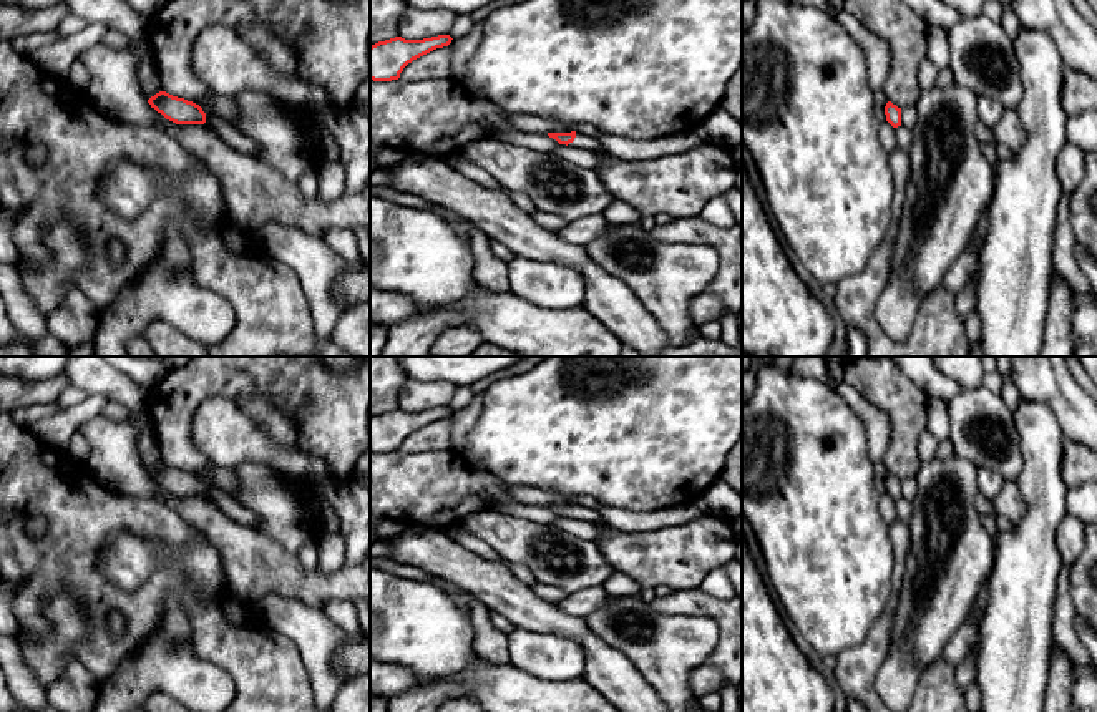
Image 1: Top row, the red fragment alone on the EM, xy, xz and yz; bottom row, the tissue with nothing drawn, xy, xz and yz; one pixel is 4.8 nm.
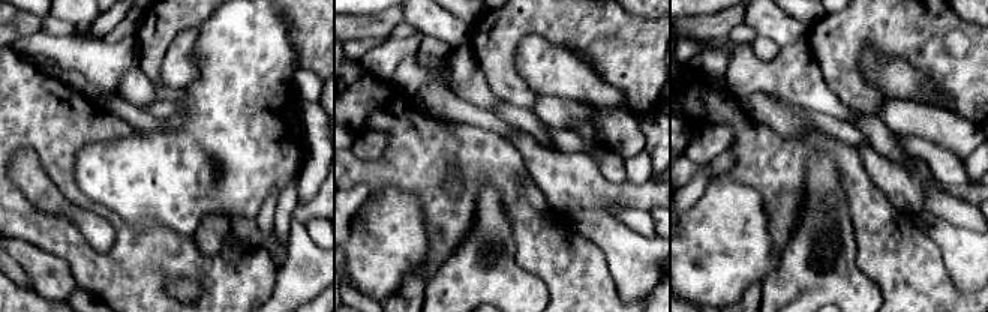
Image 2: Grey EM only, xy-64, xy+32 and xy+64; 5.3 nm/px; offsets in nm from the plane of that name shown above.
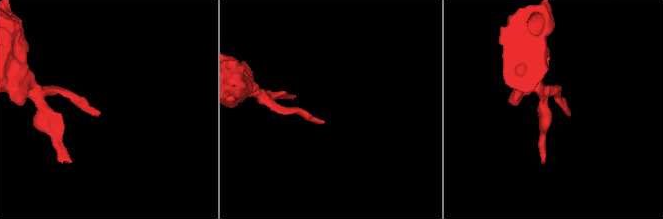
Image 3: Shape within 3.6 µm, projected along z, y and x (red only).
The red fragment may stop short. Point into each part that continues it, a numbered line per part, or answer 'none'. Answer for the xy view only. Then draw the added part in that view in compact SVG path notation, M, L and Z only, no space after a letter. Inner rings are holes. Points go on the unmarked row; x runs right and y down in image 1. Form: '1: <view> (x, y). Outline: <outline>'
none

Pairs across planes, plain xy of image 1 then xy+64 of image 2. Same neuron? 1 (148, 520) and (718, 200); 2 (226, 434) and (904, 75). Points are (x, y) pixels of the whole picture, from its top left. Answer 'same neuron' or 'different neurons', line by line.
1: different neurons
2: same neuron

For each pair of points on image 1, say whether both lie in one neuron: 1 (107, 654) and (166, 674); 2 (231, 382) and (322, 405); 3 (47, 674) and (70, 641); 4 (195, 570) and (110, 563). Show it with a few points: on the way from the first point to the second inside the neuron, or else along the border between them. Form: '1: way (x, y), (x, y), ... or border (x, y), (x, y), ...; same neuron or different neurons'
1: border (153, 634), (98, 684); different neurons
2: way (254, 380), (299, 382); same neuron
3: way (47, 666), (62, 649); same neuron
4: way (173, 558), (131, 560); same neuron

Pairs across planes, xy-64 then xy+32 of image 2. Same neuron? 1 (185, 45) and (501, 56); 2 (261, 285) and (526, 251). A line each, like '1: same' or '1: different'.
1: different
2: same

